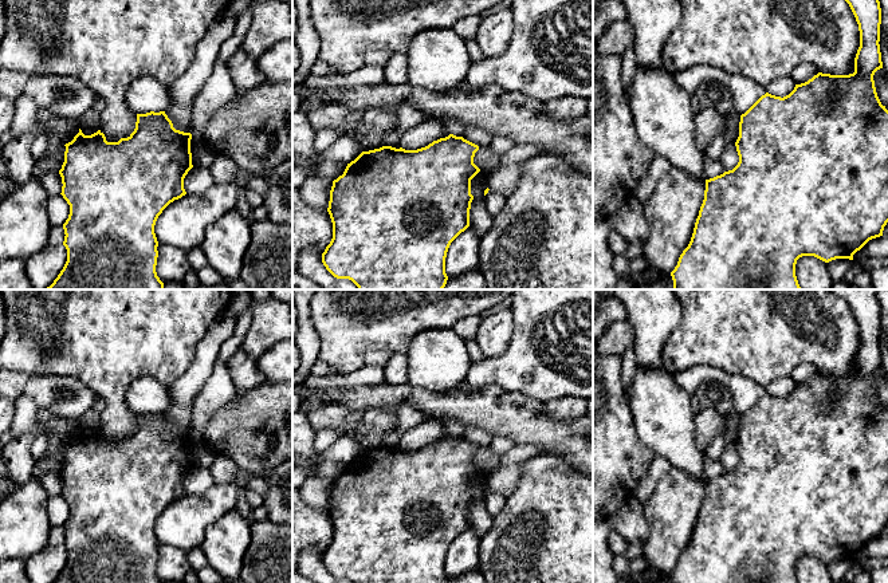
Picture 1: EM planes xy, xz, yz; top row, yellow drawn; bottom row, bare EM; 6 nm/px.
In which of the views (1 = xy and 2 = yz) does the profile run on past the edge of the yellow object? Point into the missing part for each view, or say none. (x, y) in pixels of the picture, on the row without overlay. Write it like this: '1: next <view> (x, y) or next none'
1: next none
2: next none

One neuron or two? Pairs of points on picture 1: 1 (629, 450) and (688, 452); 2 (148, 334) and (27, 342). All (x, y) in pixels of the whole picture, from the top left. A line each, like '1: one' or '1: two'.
1: two
2: one

